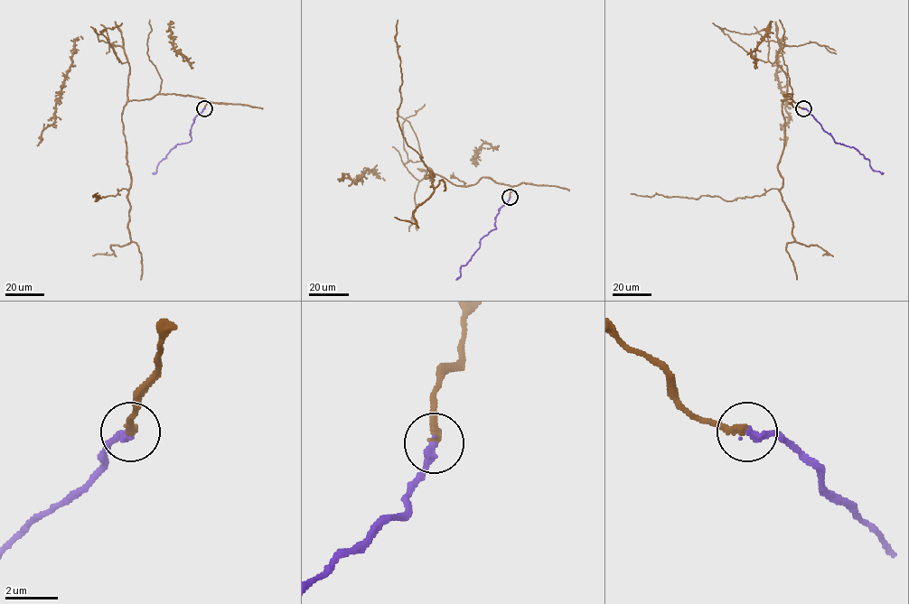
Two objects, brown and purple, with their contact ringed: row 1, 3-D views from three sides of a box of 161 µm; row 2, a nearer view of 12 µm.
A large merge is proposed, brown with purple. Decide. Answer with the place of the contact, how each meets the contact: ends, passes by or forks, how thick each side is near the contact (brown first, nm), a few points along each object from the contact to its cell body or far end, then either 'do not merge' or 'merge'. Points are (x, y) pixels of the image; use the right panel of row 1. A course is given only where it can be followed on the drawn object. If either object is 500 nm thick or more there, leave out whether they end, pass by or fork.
(803, 108) | brown ends | purple ends | 300/300 nm | brown via (803, 107), (784, 95), (792, 94), (781, 100), (779, 190), (727, 201), (631, 193) | purple via (803, 108), (836, 143), (853, 147), (869, 161), (873, 170), (884, 173) | merge

